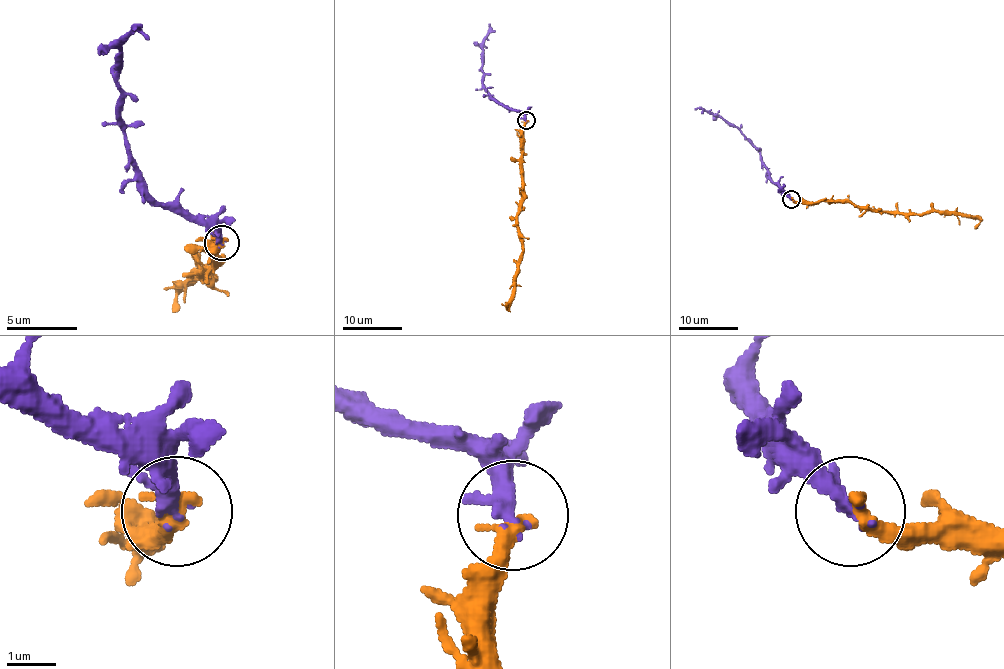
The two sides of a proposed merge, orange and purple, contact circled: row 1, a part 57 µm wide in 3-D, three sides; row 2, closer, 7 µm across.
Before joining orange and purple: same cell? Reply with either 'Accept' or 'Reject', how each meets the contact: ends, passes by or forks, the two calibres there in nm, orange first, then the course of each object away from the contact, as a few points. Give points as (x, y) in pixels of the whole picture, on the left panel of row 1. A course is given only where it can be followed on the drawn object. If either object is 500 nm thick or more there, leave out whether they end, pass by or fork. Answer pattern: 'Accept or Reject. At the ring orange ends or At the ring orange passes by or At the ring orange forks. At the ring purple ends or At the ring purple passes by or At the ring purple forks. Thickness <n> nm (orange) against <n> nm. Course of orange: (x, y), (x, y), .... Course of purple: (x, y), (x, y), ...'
Accept. At the ring orange ends. At the ring purple passes by. Thickness 400 nm (orange) against 260 nm. Course of orange: (222, 243), (215, 247), (215, 258), (201, 272), (212, 275), (197, 275), (176, 293), (173, 311). Course of purple: (222, 243), (208, 226), (166, 208), (148, 190), (127, 148), (120, 49), (134, 28), (134, 31)

